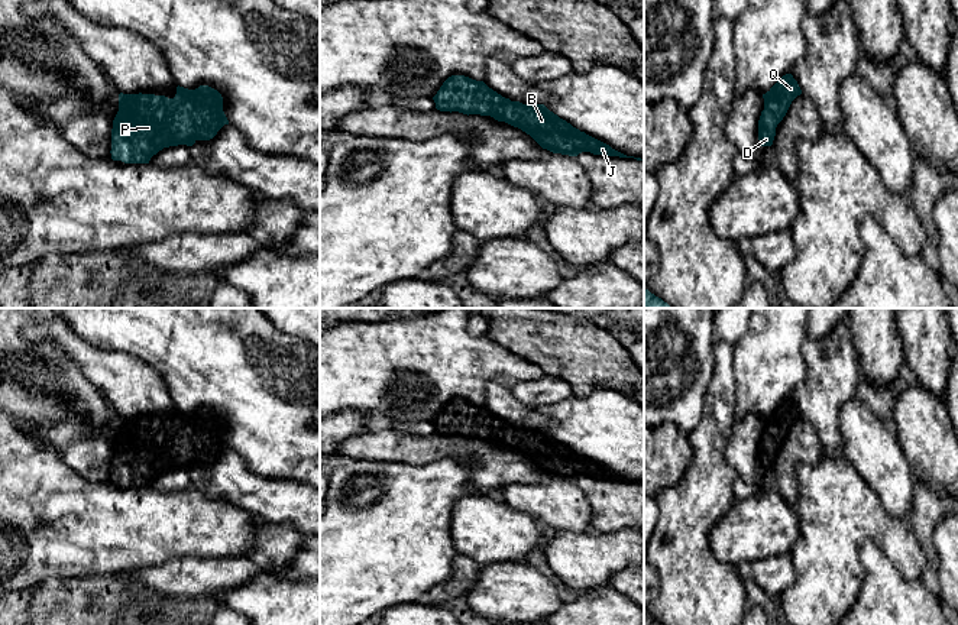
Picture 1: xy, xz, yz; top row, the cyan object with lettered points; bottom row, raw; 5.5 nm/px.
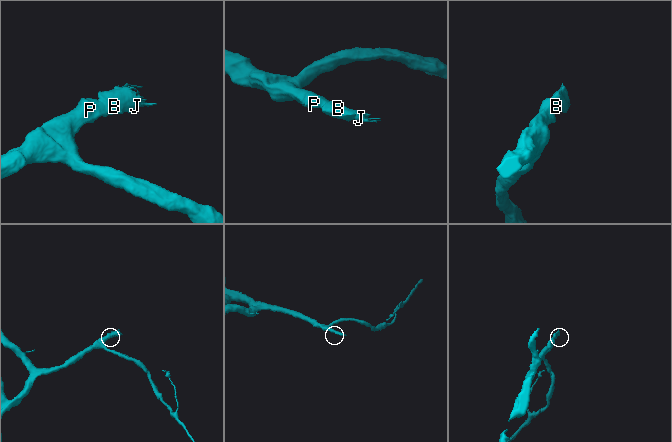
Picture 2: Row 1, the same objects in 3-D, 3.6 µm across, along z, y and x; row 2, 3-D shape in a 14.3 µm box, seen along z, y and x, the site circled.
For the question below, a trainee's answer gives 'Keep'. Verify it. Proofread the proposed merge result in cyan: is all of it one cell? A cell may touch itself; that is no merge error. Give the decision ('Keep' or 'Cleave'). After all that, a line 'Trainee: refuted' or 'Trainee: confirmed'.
Keep
Trainee: confirmed

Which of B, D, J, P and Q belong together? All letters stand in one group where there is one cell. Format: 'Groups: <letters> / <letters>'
Groups: B D J P Q

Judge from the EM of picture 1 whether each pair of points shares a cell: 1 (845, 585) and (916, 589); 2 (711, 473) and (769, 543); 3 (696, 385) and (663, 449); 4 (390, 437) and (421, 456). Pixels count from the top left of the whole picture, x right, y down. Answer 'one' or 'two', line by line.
1: two
2: two
3: two
4: one

